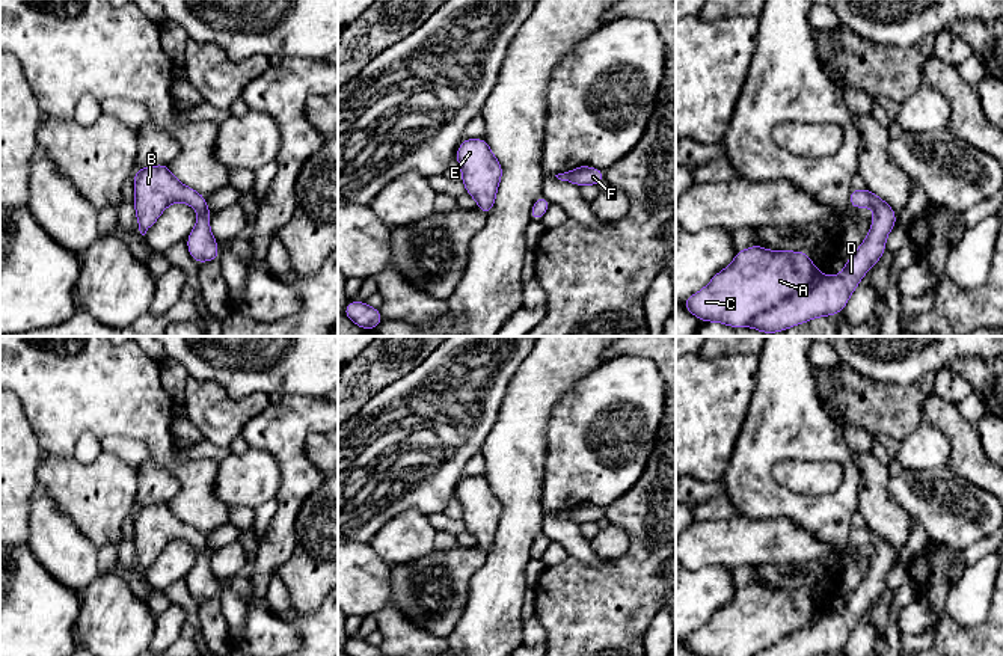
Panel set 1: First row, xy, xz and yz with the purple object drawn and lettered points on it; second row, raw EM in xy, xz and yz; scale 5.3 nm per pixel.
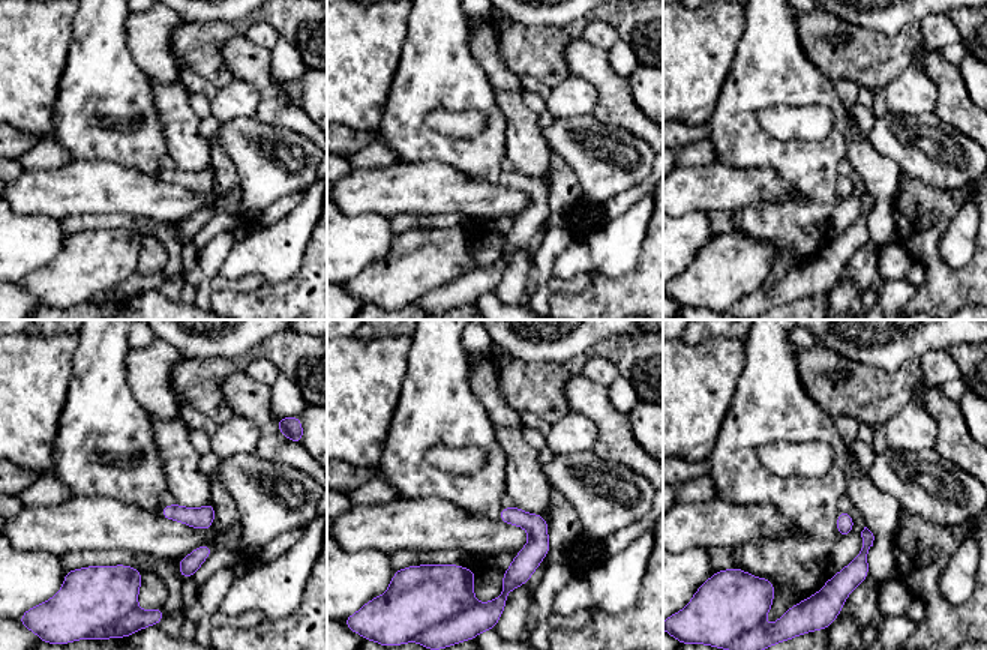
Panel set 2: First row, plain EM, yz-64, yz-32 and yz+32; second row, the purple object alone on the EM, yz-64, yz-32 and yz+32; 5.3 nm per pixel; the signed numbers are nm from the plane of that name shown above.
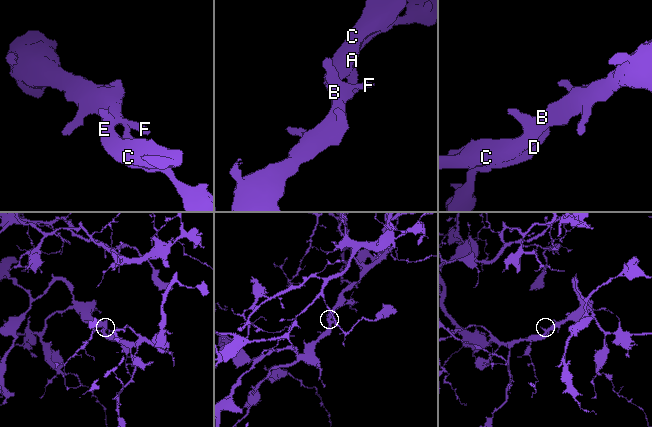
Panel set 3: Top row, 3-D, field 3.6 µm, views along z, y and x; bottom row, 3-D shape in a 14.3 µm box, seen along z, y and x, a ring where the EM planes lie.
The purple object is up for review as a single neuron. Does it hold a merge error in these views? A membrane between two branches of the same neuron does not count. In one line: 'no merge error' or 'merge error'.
no merge error

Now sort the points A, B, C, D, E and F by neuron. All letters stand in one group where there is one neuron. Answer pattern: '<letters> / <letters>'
A B C D E F

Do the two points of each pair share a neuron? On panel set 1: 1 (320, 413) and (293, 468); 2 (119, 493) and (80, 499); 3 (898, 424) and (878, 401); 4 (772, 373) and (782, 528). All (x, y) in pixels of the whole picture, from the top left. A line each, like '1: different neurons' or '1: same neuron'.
1: same neuron
2: same neuron
3: same neuron
4: different neurons

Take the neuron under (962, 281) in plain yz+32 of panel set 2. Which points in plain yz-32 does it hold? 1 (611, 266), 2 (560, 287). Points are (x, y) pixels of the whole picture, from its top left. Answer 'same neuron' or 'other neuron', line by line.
1: other neuron
2: other neuron

